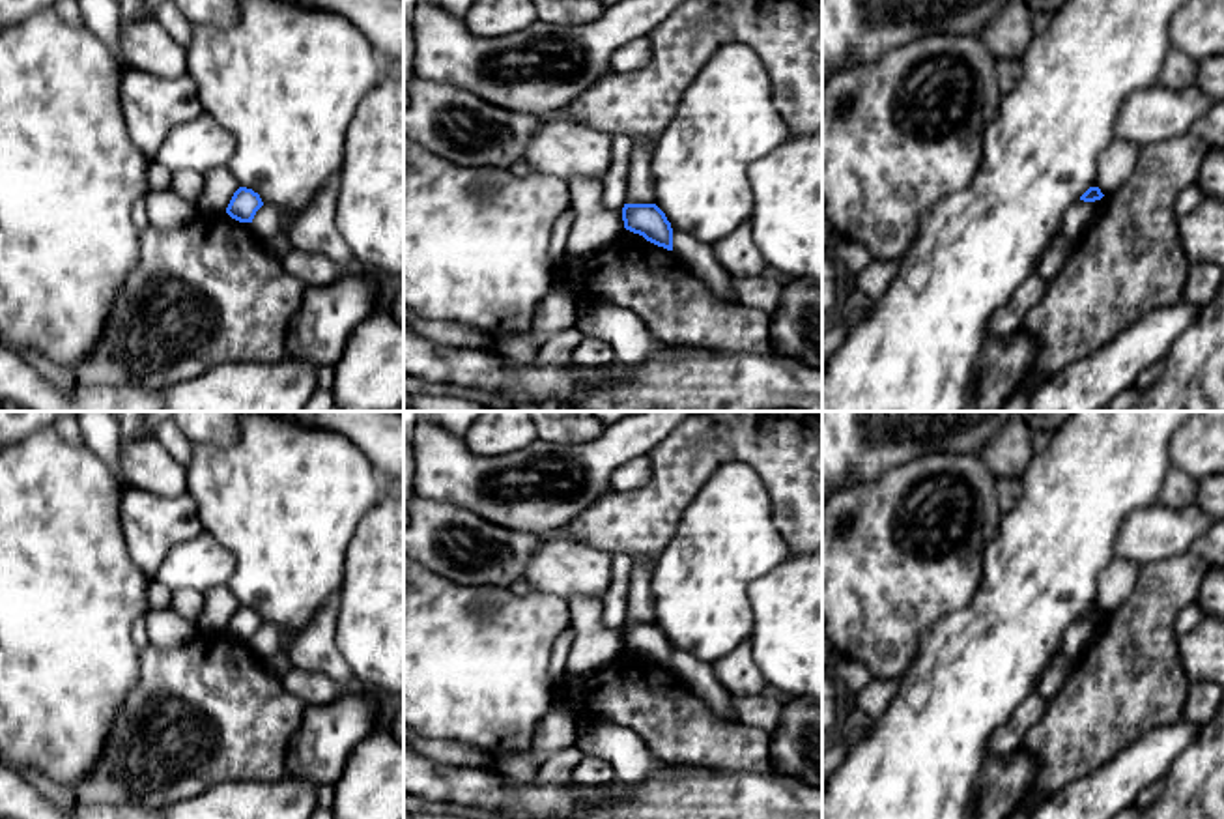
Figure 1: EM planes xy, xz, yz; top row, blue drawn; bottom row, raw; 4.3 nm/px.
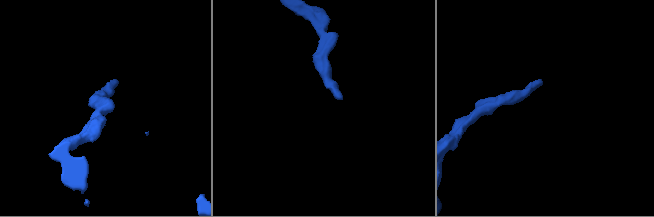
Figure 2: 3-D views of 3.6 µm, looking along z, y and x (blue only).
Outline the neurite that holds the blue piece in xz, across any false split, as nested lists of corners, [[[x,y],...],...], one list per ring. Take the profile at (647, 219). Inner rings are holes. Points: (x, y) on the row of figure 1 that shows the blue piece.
[[[624,204],[624,228],[643,236],[647,241],[673,251],[673,228],[656,204]]]

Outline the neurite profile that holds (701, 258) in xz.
[[[673,230],[673,252],[706,282],[718,297],[738,303],[729,271],[718,260],[712,245],[705,245],[680,230]]]

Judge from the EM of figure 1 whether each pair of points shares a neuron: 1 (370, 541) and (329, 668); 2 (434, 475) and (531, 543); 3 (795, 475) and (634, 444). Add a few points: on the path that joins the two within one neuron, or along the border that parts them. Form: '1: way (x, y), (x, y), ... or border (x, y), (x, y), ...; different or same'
1: border (337, 603), (337, 651), (355, 685); different
2: border (473, 511), (539, 537); different
3: border (673, 431), (645, 455); different

